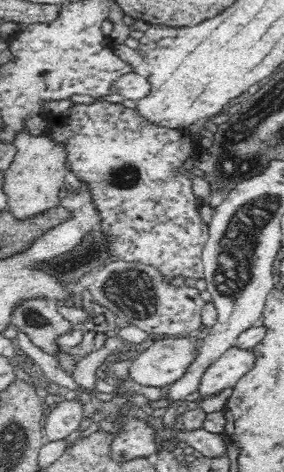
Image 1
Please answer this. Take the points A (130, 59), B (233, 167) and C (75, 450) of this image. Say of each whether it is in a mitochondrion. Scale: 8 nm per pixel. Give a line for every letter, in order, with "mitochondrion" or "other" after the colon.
A: other
B: mitochondrion
C: other

